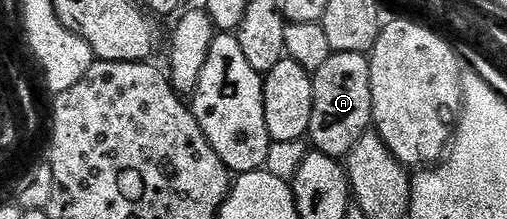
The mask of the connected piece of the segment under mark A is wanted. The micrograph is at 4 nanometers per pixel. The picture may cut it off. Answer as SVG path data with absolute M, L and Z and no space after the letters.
M333 53L320 67L312 74L314 84L314 102L312 103L311 125L308 134L308 141L317 152L346 159L360 137L372 129L374 112L372 111L372 75L370 74L370 59L365 53Z

